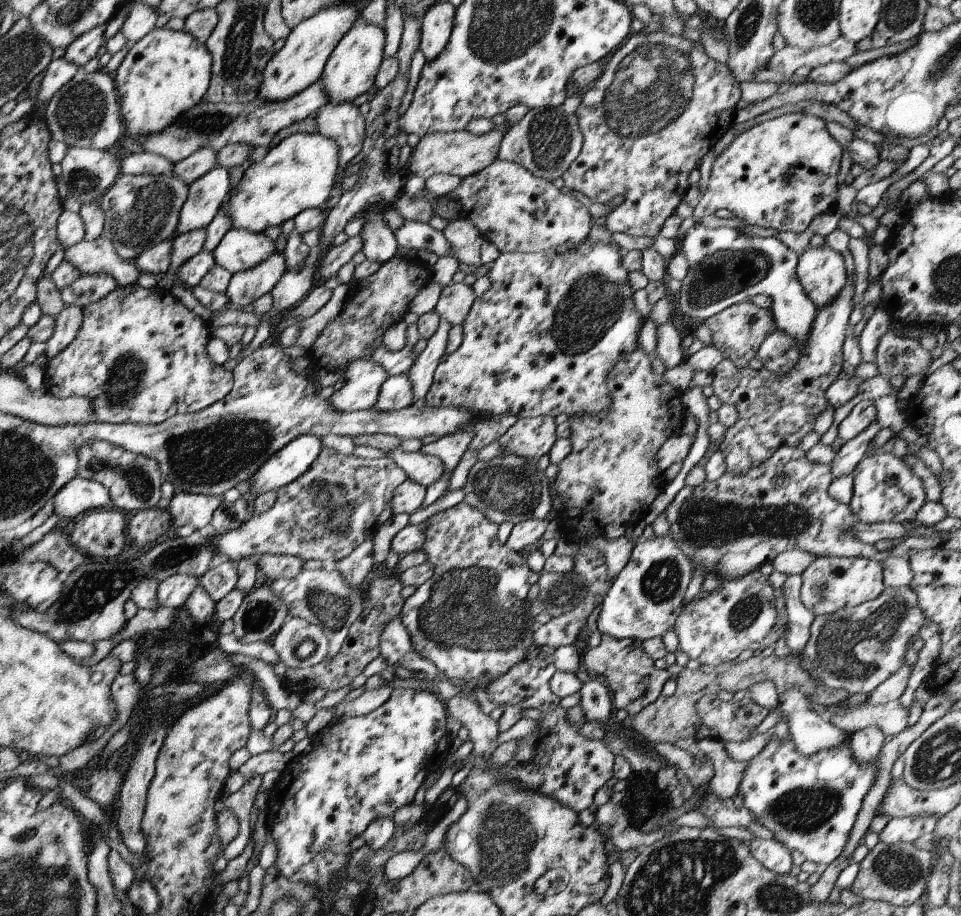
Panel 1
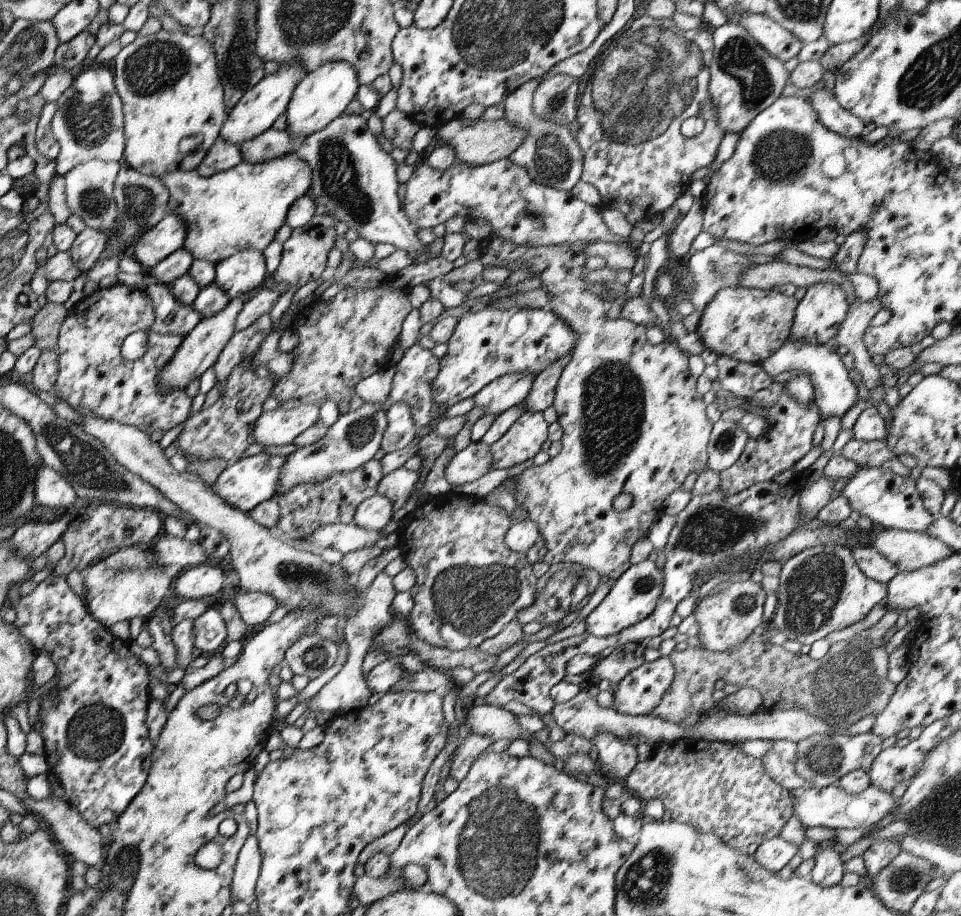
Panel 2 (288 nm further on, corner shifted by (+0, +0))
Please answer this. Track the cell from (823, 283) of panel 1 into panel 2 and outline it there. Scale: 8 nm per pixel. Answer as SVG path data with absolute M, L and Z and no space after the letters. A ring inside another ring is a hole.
M817 282L811 284L805 292L805 296L801 298L801 302L795 308L795 316L793 316L793 324L791 324L791 332L789 338L793 340L807 340L807 342L815 342L815 344L829 344L833 340L833 336L837 334L837 328L841 324L841 320L845 318L849 304L845 300L845 292L839 284L831 284L831 282Z

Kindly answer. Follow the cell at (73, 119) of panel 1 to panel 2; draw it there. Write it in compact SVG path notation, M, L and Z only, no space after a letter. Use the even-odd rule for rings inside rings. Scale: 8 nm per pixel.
M85 66L83 72L73 78L71 86L57 98L57 110L51 118L51 136L59 144L59 156L55 158L55 174L63 178L73 166L99 158L105 162L123 164L125 132L121 100L115 92L113 72L103 66Z

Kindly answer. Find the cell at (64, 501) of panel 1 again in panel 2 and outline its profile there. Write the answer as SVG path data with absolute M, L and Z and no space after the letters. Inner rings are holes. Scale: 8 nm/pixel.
M39 466L35 474L35 502L45 508L69 508L77 500L73 488L51 468Z

